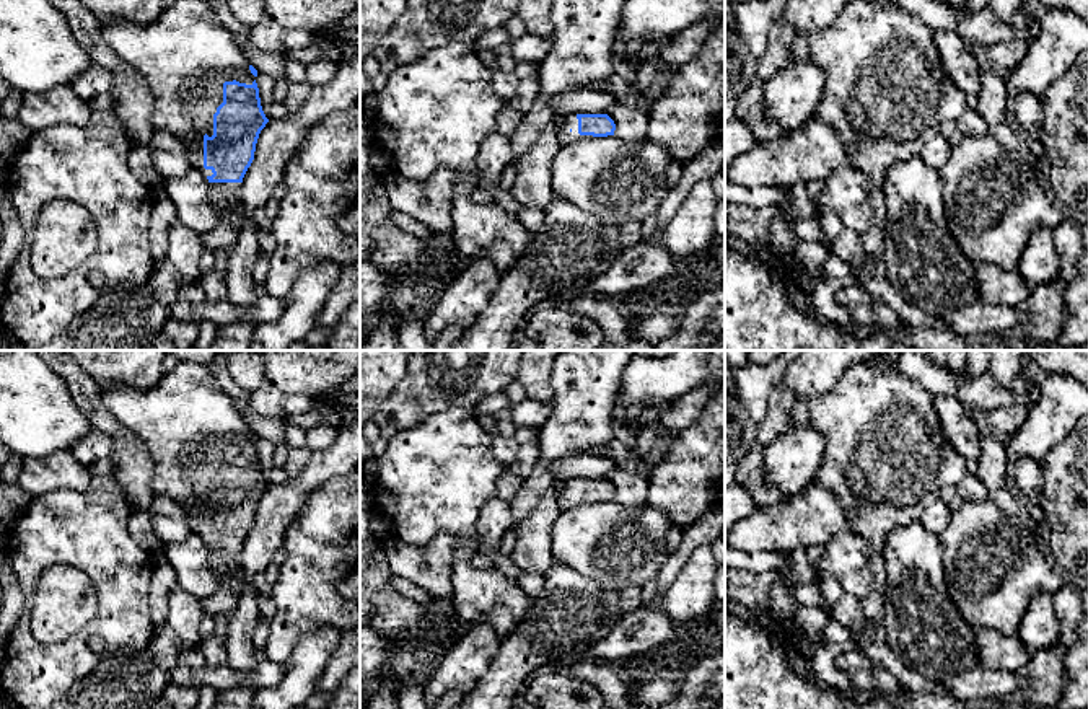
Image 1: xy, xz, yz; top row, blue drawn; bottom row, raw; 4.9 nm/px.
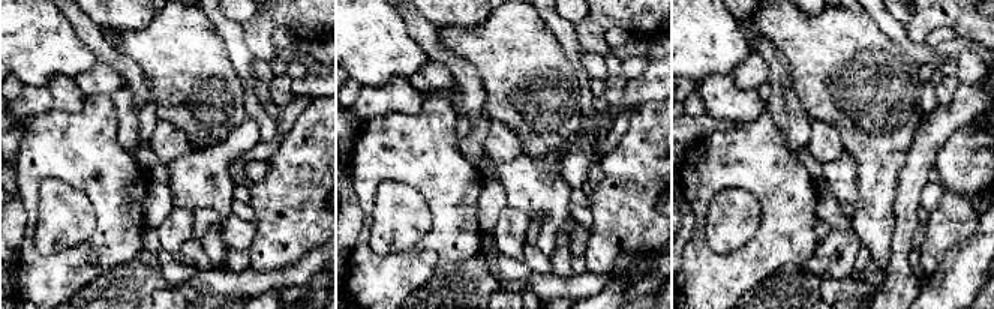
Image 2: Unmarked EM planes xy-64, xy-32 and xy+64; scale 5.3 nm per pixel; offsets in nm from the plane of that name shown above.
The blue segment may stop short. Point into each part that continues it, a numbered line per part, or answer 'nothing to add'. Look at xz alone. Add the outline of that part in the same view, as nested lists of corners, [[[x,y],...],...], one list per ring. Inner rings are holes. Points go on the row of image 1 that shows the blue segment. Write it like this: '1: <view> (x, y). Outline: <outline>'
1: xz (564, 136). Outline: [[[577,114],[567,116],[557,129],[557,140],[560,147],[572,143],[572,142],[585,140],[585,139],[594,139],[594,137],[578,134]]]

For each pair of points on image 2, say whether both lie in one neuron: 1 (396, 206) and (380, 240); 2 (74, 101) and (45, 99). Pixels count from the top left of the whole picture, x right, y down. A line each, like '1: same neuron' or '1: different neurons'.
1: same neuron
2: same neuron

